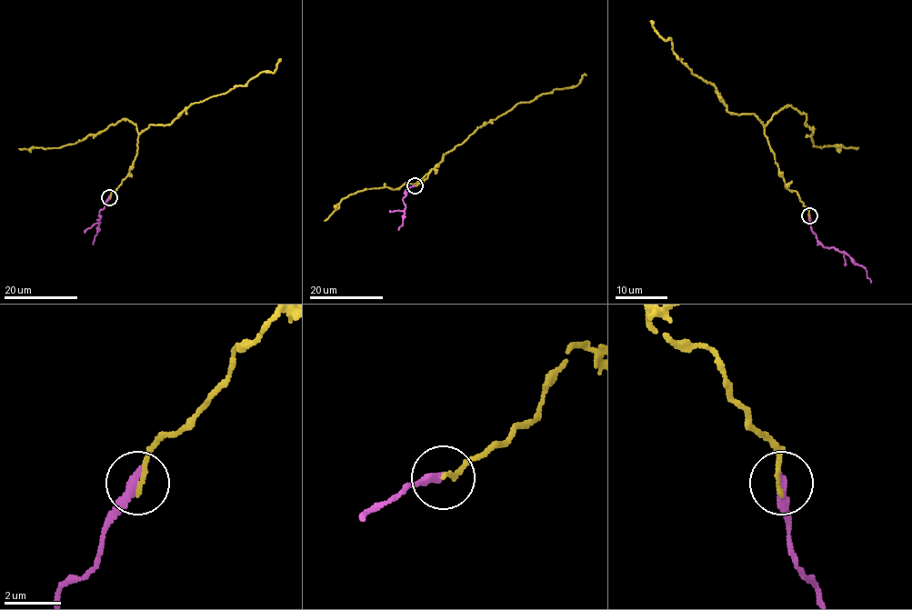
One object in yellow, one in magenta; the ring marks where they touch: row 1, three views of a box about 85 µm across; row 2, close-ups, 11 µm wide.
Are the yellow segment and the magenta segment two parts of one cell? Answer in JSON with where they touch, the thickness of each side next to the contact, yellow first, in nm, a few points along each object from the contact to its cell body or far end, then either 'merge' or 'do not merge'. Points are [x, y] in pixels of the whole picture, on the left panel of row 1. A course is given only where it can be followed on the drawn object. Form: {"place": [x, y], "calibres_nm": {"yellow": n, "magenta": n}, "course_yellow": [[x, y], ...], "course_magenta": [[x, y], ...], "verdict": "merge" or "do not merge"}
{"place": [109, 197], "calibres_nm": {"yellow": 160, "magenta": 360}, "course_yellow": [[109, 197], [133, 164], [142, 131], [170, 124], [195, 103], [273, 73], [281, 59]], "course_magenta": [[109, 197], [99, 213], [100, 218], [97, 219], [100, 222], [93, 244]], "verdict": "merge"}

